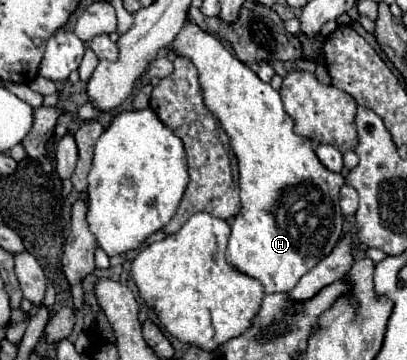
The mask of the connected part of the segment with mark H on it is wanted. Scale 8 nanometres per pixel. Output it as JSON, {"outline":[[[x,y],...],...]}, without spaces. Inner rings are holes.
{"outline":[[[187,23],[173,41],[177,55],[191,59],[199,71],[205,107],[219,119],[221,127],[231,139],[231,147],[239,161],[239,191],[241,211],[231,219],[231,237],[227,245],[227,261],[257,279],[265,293],[289,293],[297,281],[311,271],[323,257],[331,253],[341,237],[343,215],[339,207],[339,189],[345,183],[341,173],[333,173],[321,165],[311,141],[293,131],[293,119],[283,111],[279,93],[263,83],[247,65],[231,55],[231,51],[213,35]]]}

